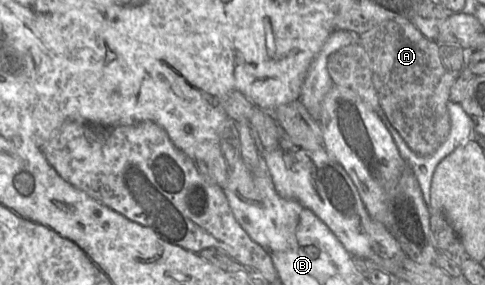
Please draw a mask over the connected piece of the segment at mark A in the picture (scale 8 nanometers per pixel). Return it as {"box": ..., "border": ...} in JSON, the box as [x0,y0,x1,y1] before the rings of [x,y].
{"box":[358,19,459,156],"border":[[[410,19],[382,22],[358,37],[368,52],[372,82],[390,124],[419,156],[434,153],[447,138],[450,116],[447,103],[459,72],[448,70],[440,57],[440,44],[424,36]]]}

